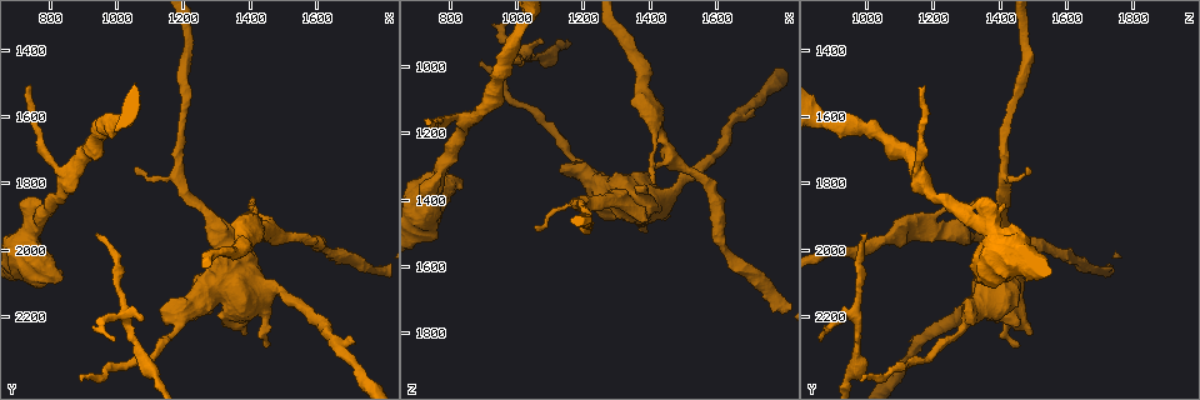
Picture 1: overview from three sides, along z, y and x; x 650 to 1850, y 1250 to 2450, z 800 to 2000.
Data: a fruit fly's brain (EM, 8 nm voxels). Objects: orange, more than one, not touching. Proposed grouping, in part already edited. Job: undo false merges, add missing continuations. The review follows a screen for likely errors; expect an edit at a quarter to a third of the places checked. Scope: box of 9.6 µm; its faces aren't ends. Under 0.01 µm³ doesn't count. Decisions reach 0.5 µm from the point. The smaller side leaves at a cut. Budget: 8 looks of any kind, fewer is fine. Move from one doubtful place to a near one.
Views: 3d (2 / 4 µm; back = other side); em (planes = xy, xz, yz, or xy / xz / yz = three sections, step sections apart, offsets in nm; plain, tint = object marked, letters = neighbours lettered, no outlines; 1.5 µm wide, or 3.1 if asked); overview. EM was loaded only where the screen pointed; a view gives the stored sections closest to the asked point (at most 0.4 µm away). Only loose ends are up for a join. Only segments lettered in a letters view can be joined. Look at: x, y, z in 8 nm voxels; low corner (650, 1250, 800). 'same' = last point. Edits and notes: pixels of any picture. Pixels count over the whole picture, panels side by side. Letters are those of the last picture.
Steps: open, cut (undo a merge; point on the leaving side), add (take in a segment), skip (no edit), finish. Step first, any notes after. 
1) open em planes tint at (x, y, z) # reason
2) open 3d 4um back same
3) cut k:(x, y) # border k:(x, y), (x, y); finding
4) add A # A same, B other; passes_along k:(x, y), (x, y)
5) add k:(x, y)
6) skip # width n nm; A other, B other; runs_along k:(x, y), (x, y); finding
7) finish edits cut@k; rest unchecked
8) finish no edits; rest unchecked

open 3d 2um at (740, 1510, 1180) # thin end

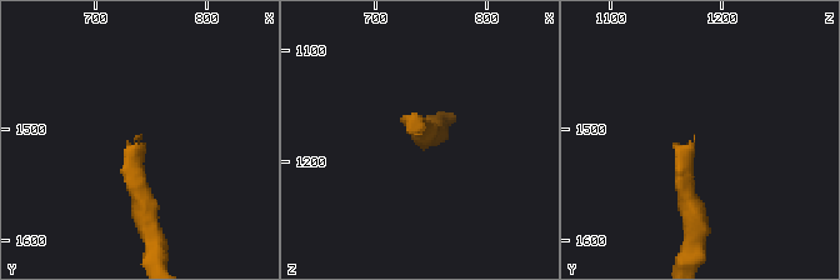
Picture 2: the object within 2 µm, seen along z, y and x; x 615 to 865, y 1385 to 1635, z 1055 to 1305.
open em planes letters at (736, 1510, 1174)

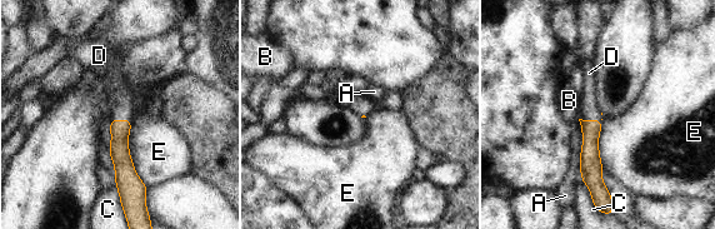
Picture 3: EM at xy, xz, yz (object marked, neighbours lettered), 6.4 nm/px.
add D # A other, B other, C other, D same, E other; passes_along 3:(590, 155), (590, 120), (589, 110); it goes on there

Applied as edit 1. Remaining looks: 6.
open em planes plain at (1090, 2220, 920) # an open end

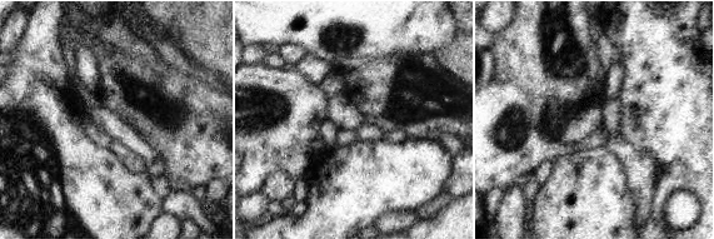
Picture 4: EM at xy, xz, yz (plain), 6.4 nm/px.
open em planes letters same # see the neighbours

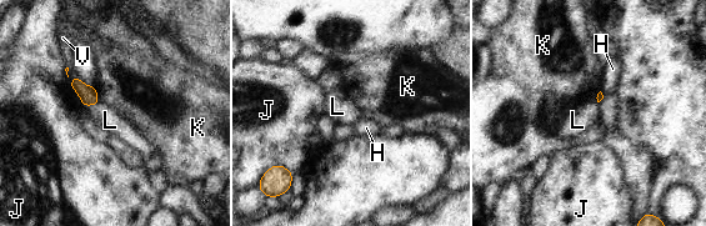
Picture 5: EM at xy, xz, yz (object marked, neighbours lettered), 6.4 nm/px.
skip # longest_contact K 120 nm; H other, J other, K other, L other, V other; no lettered segment goes on from it

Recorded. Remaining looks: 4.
open em planes letters at (1050, 1760, 1480) # an open end

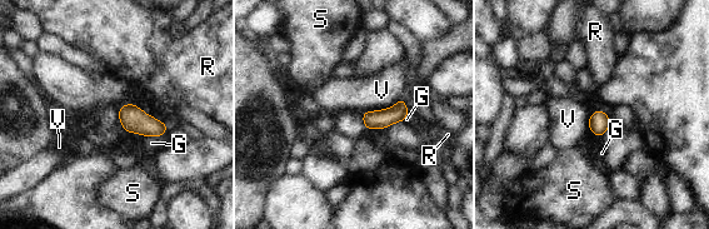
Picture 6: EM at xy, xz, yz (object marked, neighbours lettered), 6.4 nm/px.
skip # G other, R other, S other, V other; no lettered segment goes on from it

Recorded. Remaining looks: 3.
finish edits add@3; rest unchecked

